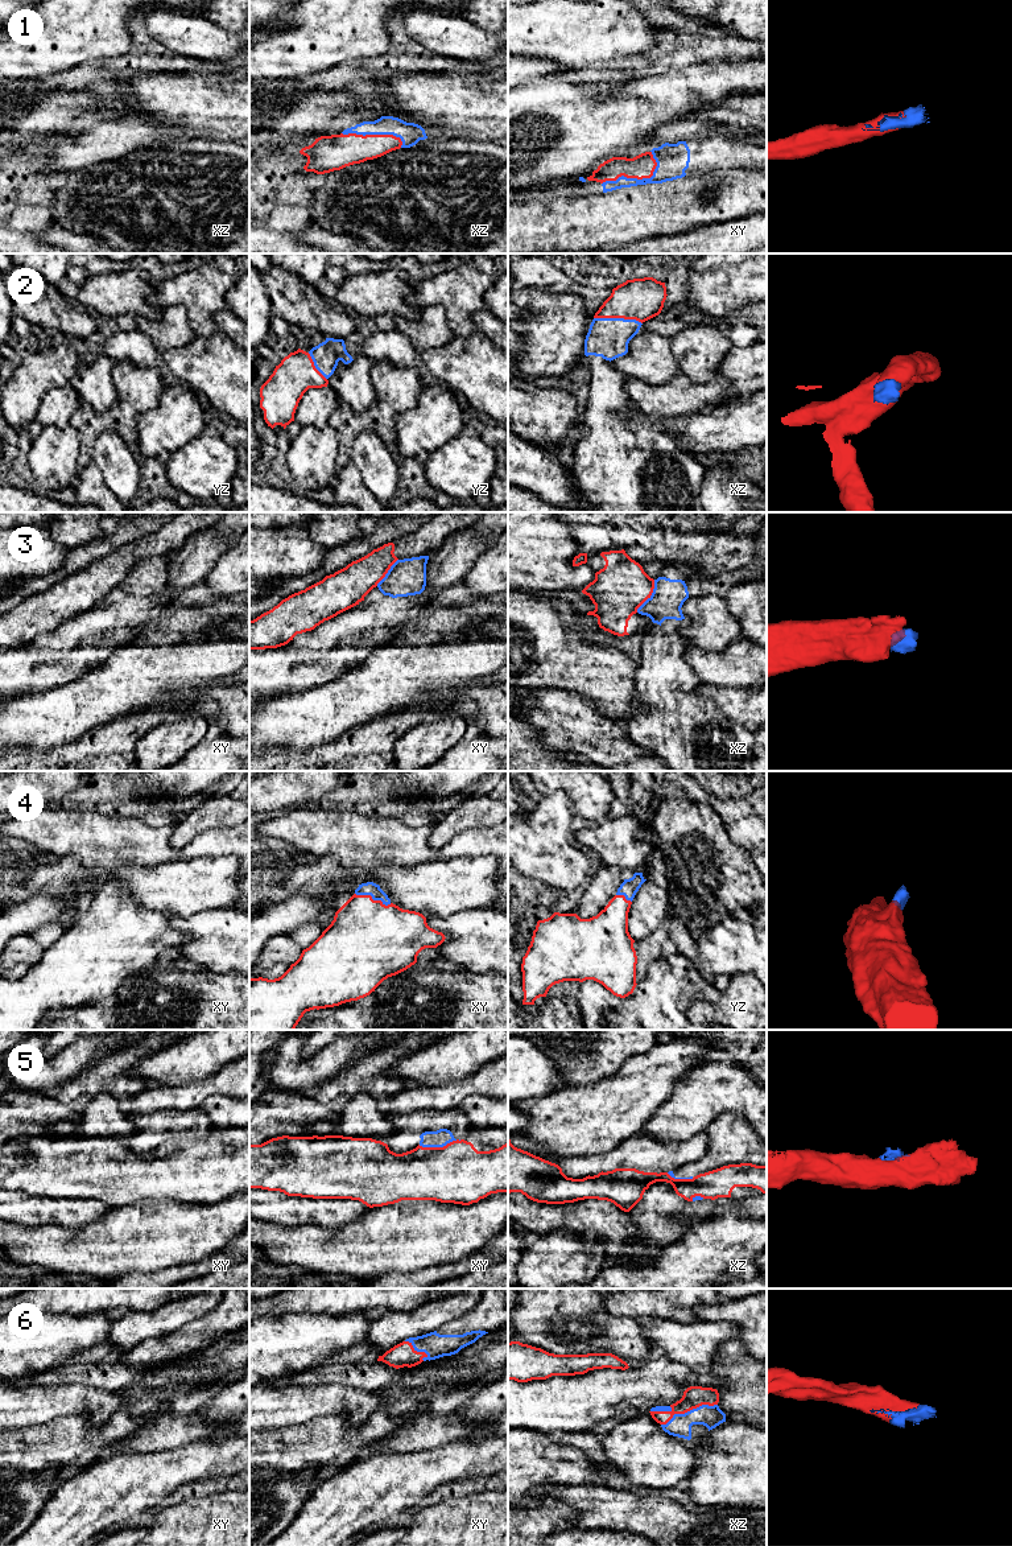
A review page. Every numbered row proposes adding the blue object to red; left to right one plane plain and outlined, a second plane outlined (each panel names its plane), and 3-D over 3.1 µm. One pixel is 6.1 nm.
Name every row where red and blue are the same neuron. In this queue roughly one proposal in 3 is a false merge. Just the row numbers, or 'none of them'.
1, 2, 4, 6

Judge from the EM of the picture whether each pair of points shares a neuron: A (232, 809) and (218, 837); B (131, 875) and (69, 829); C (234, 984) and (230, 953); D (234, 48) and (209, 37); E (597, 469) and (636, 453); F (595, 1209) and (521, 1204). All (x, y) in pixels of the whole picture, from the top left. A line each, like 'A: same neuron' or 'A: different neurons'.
A: different neurons
B: different neurons
C: different neurons
D: same neuron
E: same neuron
F: same neuron

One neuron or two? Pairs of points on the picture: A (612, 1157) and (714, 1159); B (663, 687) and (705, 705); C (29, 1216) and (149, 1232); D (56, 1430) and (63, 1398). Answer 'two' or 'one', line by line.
A: two
B: one
C: two
D: two

